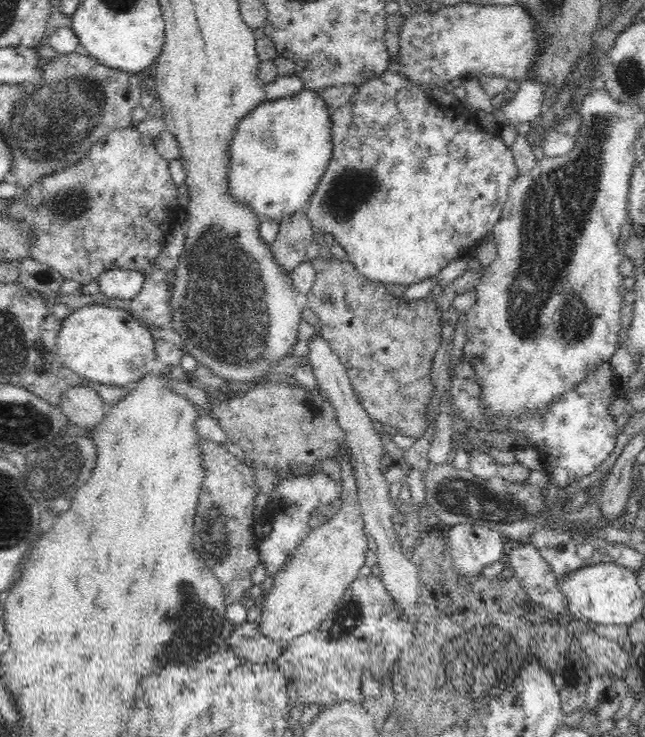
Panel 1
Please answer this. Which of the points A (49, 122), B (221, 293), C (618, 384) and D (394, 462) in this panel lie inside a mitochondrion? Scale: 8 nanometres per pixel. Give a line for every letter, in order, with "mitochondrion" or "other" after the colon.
A: mitochondrion
B: mitochondrion
C: other
D: other

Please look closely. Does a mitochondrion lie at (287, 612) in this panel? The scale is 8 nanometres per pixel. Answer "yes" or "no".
no

